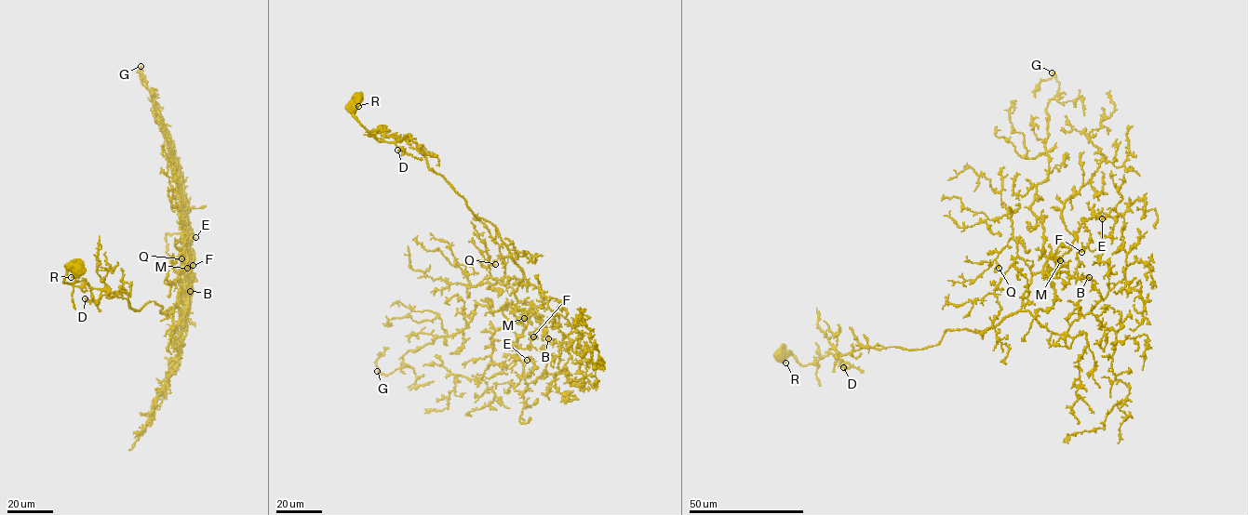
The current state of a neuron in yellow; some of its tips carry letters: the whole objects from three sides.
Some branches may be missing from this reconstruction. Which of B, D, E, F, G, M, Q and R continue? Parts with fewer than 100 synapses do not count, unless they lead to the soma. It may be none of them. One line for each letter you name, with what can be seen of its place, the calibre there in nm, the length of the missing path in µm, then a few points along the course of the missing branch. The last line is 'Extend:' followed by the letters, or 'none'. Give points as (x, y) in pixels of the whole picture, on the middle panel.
Extend: none

